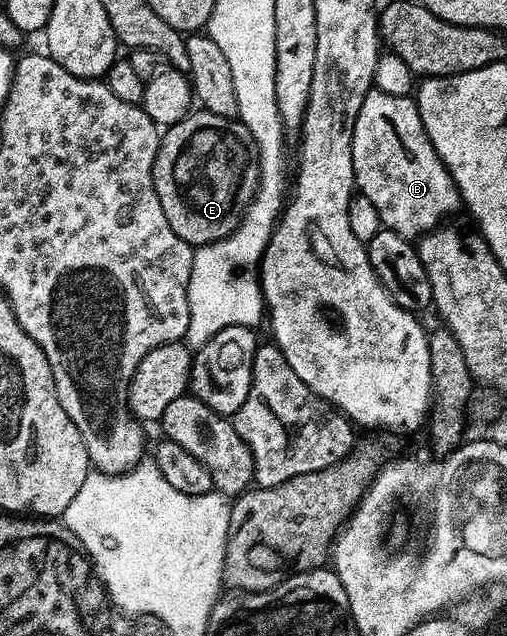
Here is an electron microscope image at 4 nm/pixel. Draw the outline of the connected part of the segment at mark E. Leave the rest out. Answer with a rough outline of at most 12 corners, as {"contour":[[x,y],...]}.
{"contour":[[239,120],[161,133],[152,179],[194,248],[238,228],[260,183]]}

